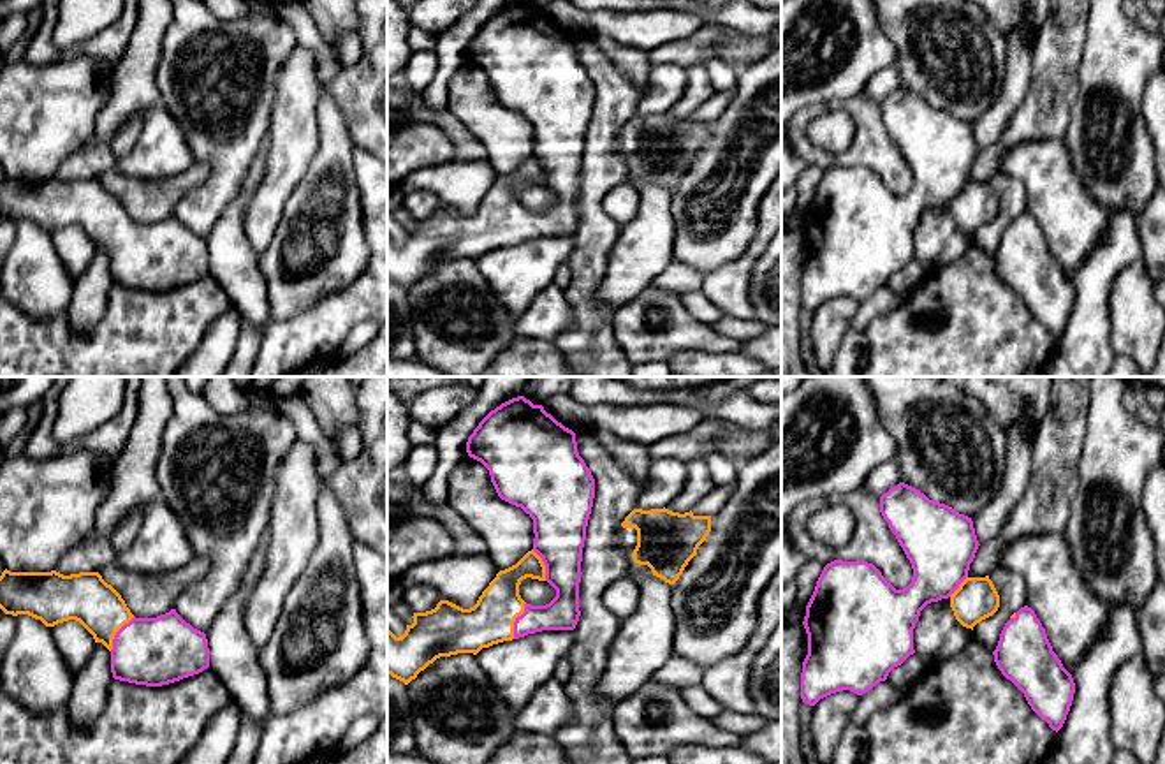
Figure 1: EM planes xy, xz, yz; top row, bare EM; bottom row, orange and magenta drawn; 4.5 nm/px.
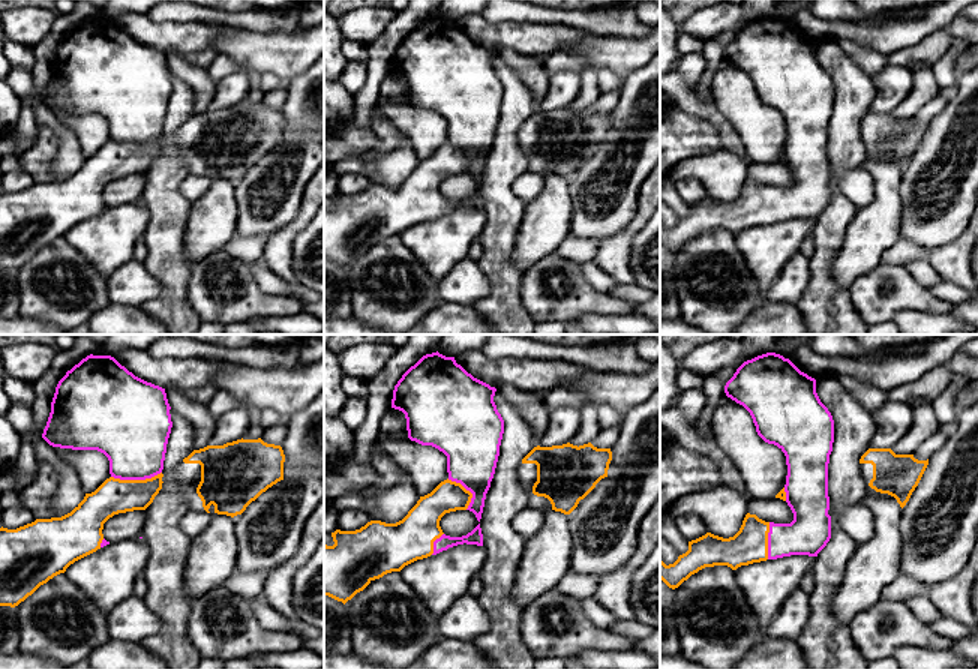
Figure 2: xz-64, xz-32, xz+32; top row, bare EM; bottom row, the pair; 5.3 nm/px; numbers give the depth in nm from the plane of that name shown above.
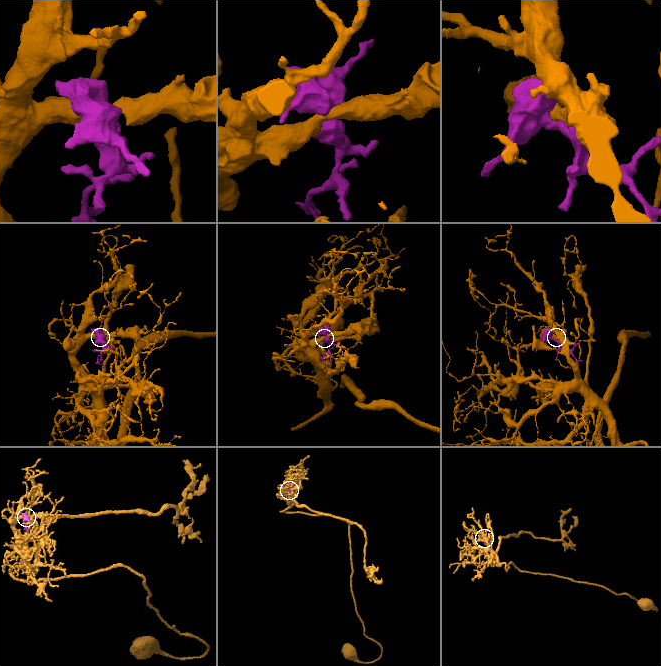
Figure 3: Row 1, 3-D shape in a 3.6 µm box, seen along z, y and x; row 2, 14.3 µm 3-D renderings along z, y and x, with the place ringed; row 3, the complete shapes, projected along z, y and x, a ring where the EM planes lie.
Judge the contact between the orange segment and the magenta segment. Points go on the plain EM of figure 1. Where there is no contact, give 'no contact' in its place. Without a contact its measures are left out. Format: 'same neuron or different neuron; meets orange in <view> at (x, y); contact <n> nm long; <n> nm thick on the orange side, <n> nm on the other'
same neuron; meets orange in xz at (514, 226); contact 180 nm long; 200 nm thick on the orange side, 160 nm on the other

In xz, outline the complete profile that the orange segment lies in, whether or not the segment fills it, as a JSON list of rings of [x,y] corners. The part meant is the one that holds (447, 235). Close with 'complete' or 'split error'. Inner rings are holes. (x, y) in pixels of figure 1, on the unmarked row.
[[[517,2],[479,28],[468,42],[466,58],[489,76],[498,102],[521,113],[533,125],[533,155],[516,171],[500,176],[473,213],[463,215],[440,206],[431,217],[414,218],[414,229],[407,231],[401,243],[387,234],[387,280],[405,290],[440,262],[477,261],[482,253],[542,236],[574,236],[581,222],[581,167],[595,84],[577,58],[575,39],[547,19],[542,11]],[[526,183],[547,187],[556,195],[556,202],[546,211],[526,209],[519,201],[519,190]]]; split error

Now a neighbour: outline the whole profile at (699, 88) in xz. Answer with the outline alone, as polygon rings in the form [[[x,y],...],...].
[[[697,63],[686,69],[688,81],[681,99],[665,113],[672,118],[690,118],[707,99],[713,97],[714,88],[711,86],[706,63]]]

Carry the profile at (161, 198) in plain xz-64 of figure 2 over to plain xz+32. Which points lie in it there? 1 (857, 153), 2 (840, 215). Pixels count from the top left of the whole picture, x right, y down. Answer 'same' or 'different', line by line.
1: same
2: same

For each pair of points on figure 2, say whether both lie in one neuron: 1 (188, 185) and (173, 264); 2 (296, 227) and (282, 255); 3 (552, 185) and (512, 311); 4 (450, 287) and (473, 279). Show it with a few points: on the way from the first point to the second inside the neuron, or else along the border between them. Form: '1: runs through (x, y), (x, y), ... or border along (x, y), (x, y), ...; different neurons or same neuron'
1: border along (188, 173), (180, 183), (180, 192), (192, 201); different neurons
2: runs through (288, 234), (282, 240), (282, 248); same neuron
3: border along (515, 236), (513, 263), (522, 272); different neurons
4: runs through (456, 287), (467, 284); same neuron

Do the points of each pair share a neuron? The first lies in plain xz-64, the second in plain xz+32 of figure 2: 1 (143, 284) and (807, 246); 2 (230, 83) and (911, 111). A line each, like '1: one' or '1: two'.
1: two
2: two

